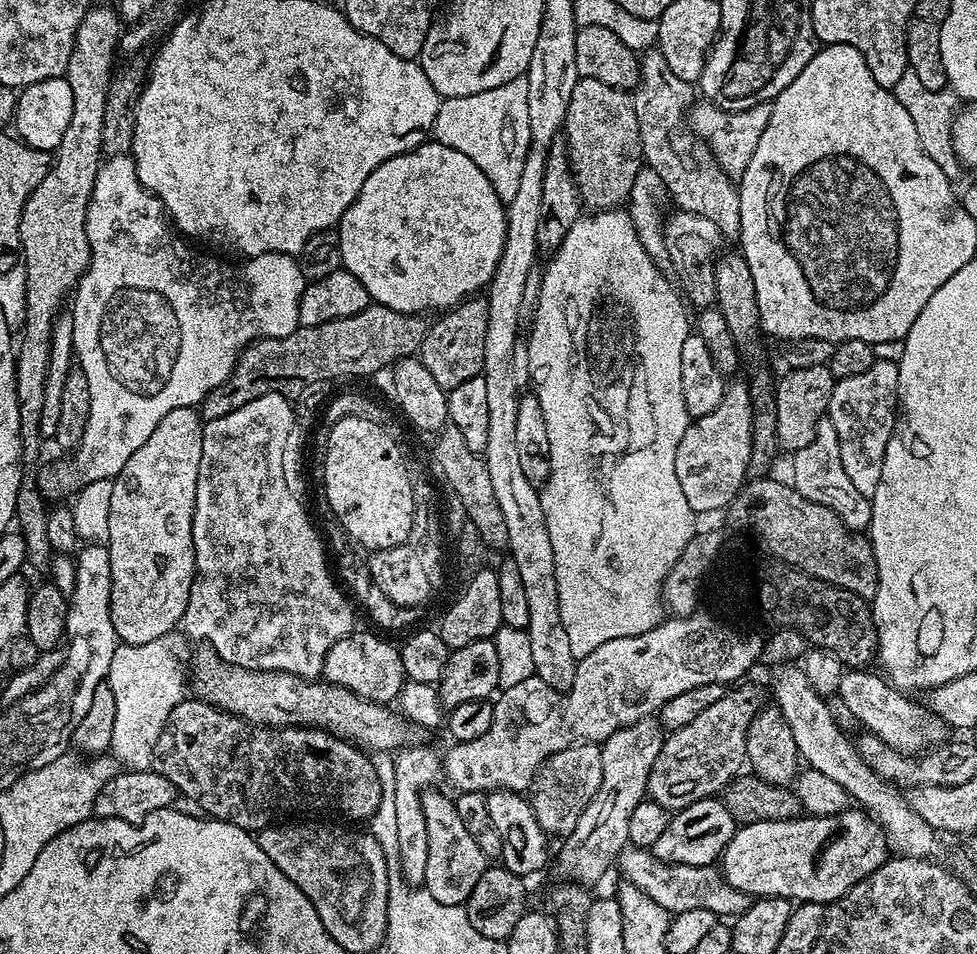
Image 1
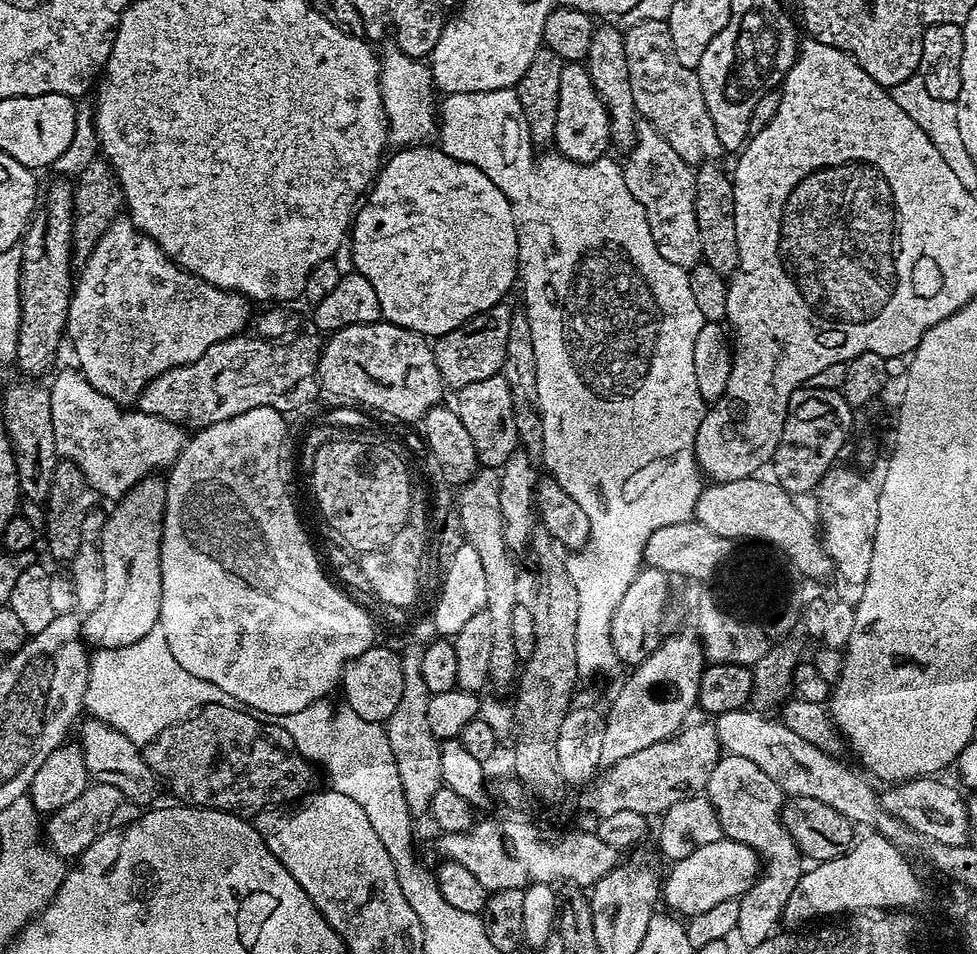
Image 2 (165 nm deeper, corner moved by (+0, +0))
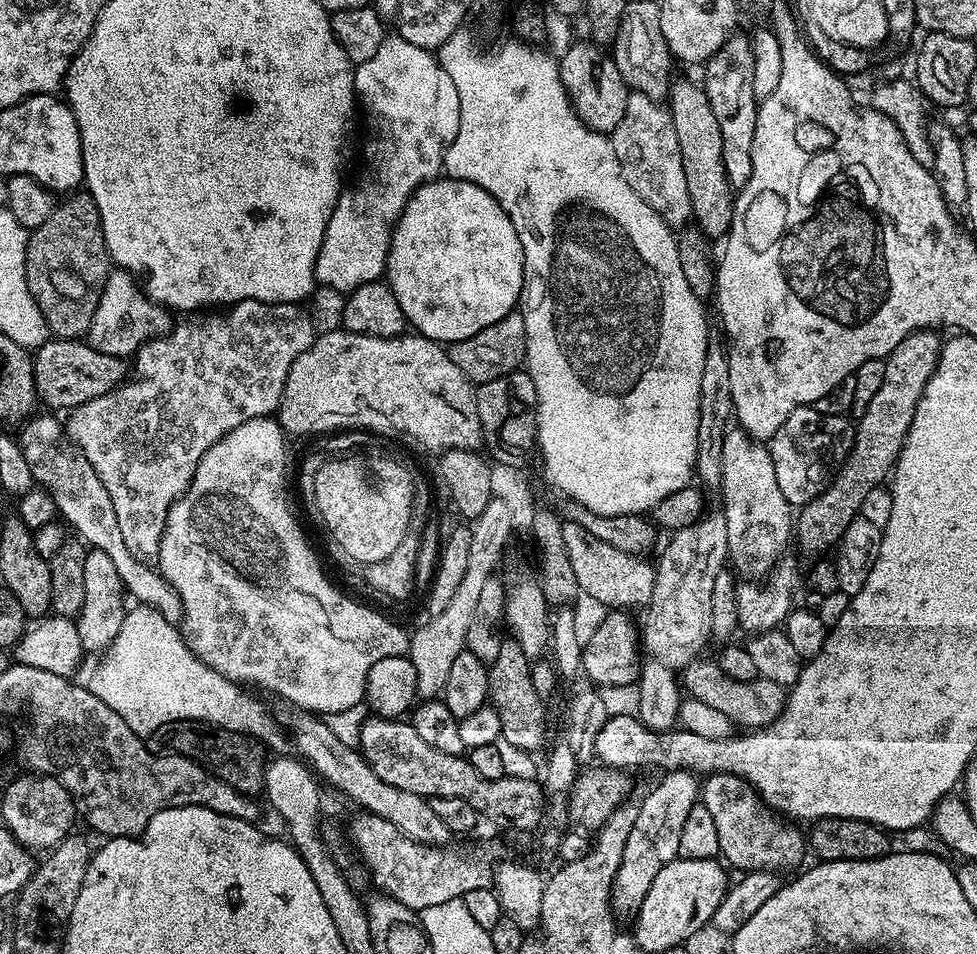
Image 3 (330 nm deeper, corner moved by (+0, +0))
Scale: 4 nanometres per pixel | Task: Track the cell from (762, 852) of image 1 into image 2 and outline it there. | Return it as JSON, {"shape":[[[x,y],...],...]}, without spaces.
{"shape":[[[722,838],[718,842],[710,842],[710,846],[694,850],[694,854],[675,861],[669,868],[672,869],[668,877],[662,880],[663,903],[668,903],[673,913],[691,918],[702,914],[702,910],[718,906],[718,902],[739,900],[752,889],[752,884],[762,871],[762,861],[750,846]]]}

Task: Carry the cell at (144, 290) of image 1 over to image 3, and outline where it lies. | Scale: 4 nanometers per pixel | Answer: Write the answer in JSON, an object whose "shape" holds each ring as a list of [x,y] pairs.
{"shape":[[[112,270],[108,273],[108,281],[102,290],[102,298],[98,302],[98,310],[90,322],[87,343],[102,354],[110,354],[121,358],[131,357],[143,344],[155,336],[163,336],[172,327],[173,317],[163,307],[149,298],[147,292],[138,283],[133,273],[123,270]]]}

